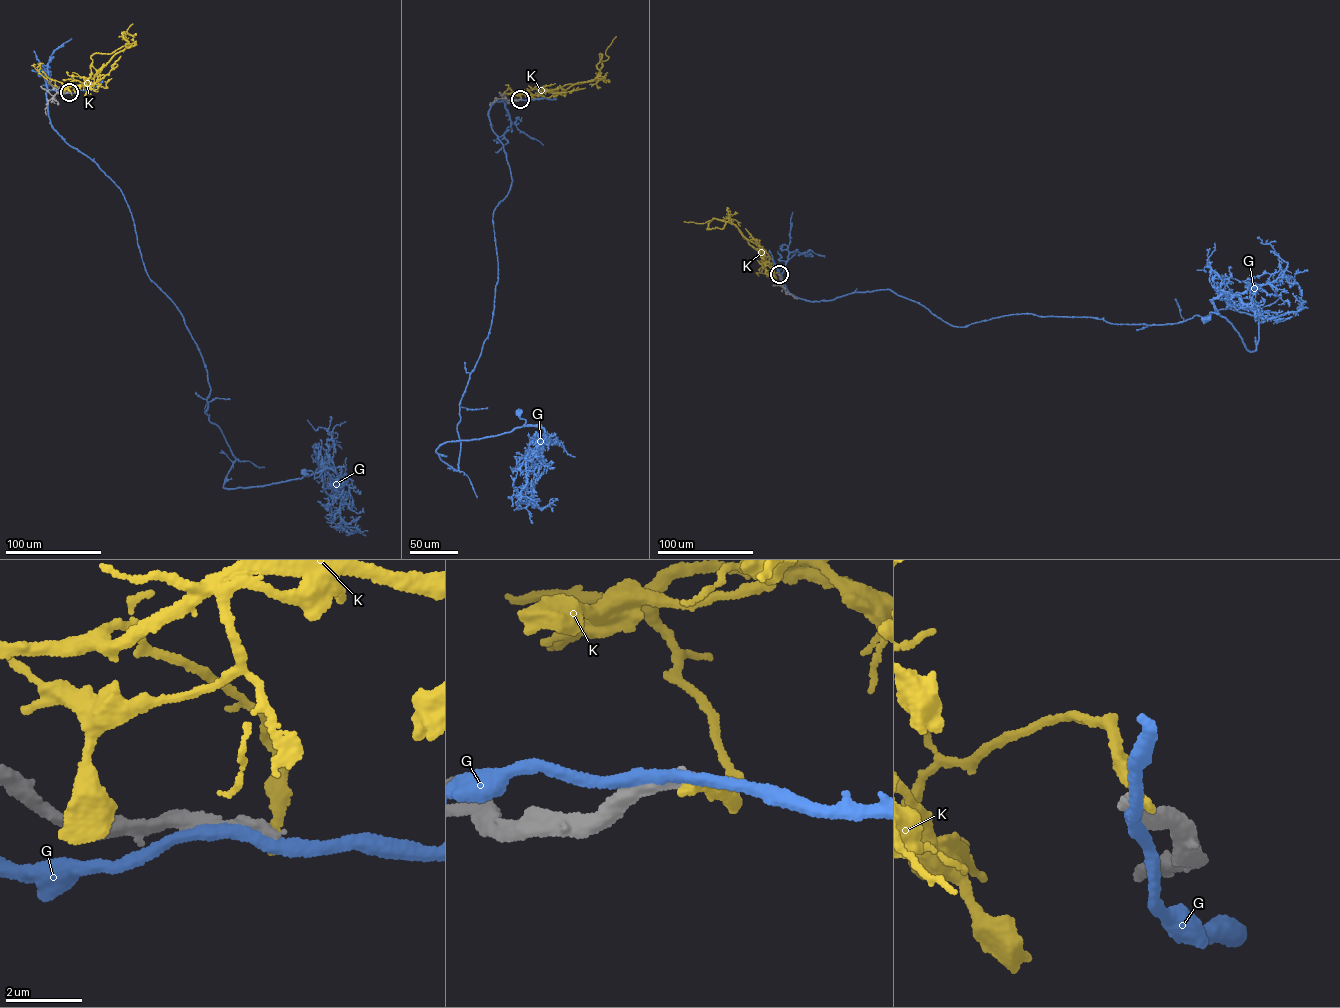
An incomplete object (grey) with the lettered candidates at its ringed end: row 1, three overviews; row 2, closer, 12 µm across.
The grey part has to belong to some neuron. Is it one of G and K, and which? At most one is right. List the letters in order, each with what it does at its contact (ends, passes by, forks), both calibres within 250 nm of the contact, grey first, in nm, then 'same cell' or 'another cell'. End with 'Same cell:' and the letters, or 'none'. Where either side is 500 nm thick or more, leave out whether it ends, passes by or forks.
G: it passes by; calibres 460 and 360 nm; another cell
K: it ends; calibres 360 and 320 nm; another cell
Same cell: none

